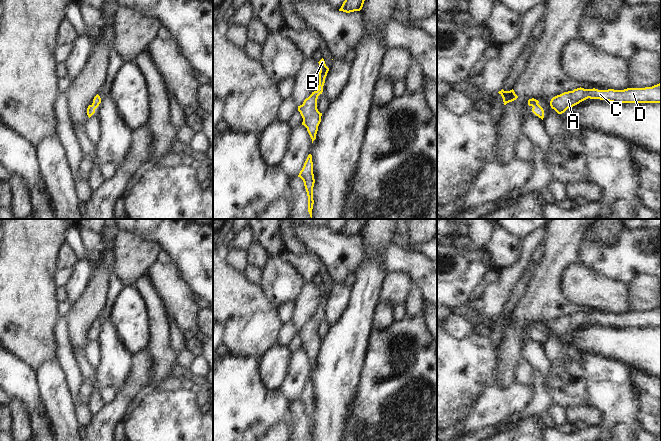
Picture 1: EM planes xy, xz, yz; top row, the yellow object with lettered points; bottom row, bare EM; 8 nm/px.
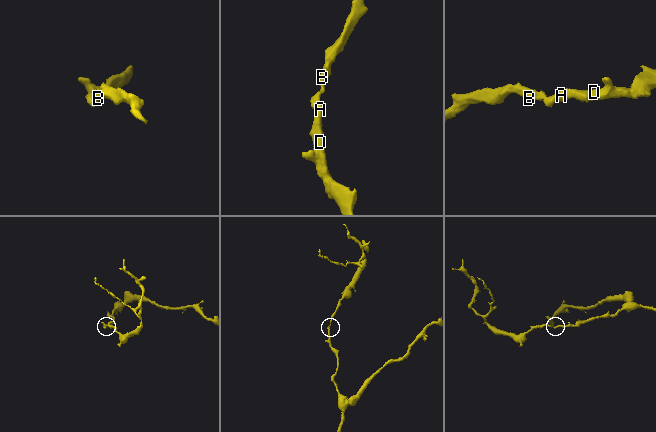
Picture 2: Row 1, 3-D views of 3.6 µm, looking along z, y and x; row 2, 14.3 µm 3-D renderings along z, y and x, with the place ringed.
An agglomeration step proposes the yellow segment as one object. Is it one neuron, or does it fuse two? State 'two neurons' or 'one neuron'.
one neuron

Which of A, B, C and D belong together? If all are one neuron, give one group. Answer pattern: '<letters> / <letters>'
A B C D

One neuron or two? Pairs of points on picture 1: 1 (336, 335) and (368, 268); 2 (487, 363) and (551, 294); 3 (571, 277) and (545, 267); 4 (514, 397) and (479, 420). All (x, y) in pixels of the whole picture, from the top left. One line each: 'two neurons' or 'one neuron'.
1: one neuron
2: two neurons
3: two neurons
4: one neuron

